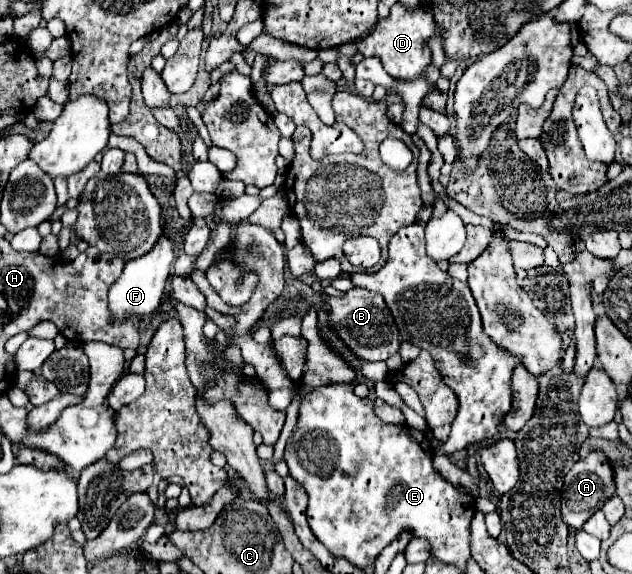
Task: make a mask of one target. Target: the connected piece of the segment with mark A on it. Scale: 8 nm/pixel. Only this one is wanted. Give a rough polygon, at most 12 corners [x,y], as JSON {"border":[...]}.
{"border":[[592,450],[566,474],[562,518],[580,530],[616,496],[612,464]]}

